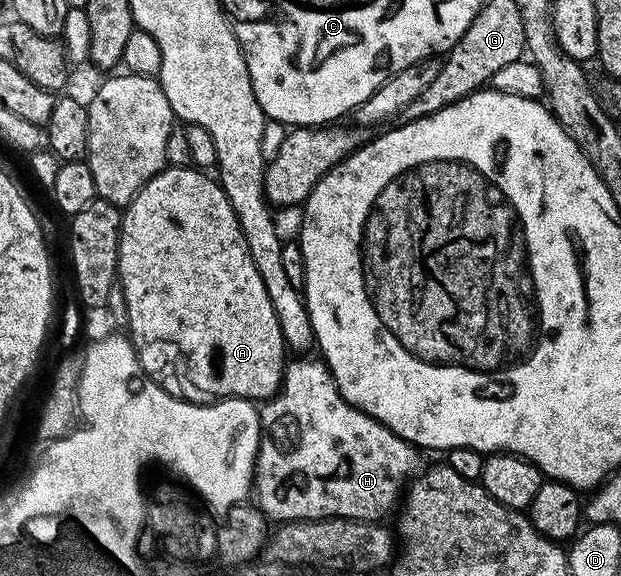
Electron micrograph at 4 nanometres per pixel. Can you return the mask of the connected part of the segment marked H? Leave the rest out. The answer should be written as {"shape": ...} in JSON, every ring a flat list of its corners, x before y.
{"shape":[[294,358,287,363,281,388,261,405,262,437,252,485,256,506,270,522,329,520,331,516,381,521,386,518,382,516,395,511,408,481,419,471,419,449,361,408,353,408,334,385,329,368,321,359,306,359,310,358]]}

